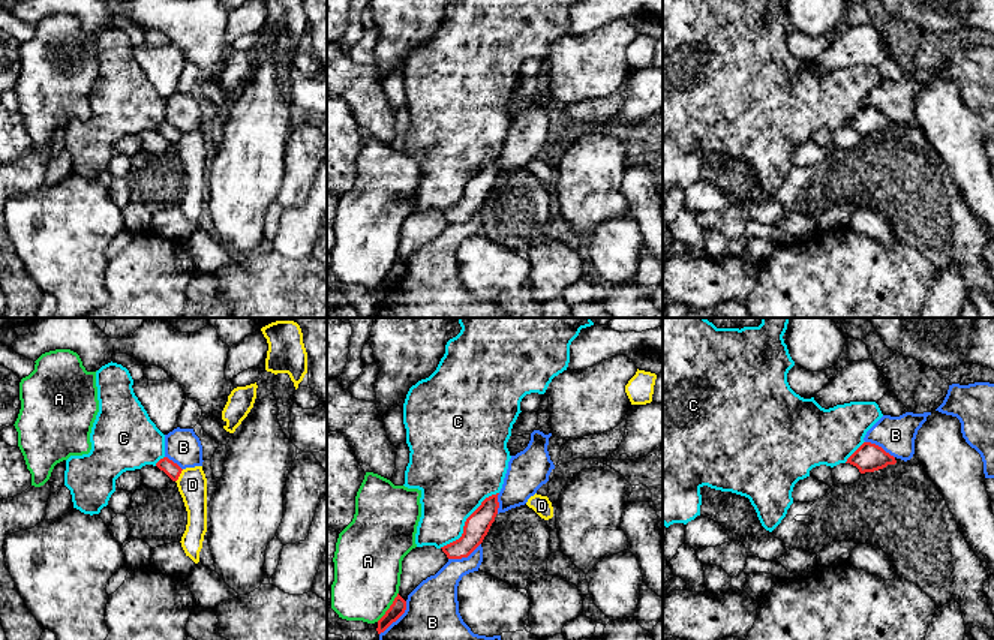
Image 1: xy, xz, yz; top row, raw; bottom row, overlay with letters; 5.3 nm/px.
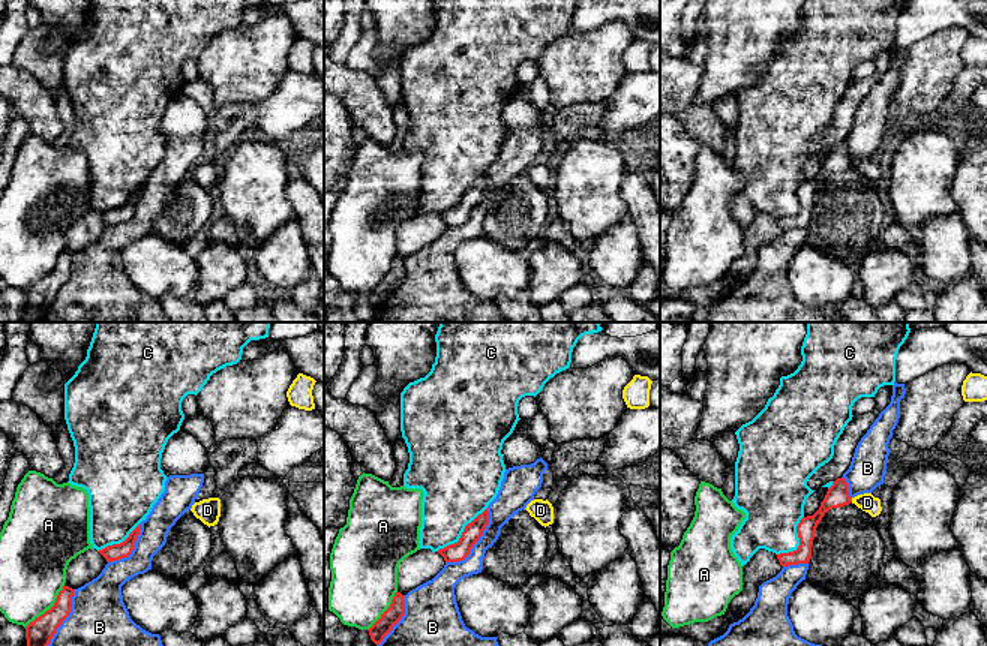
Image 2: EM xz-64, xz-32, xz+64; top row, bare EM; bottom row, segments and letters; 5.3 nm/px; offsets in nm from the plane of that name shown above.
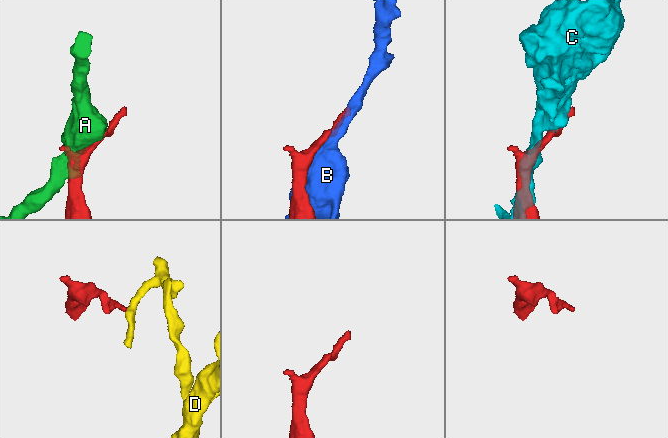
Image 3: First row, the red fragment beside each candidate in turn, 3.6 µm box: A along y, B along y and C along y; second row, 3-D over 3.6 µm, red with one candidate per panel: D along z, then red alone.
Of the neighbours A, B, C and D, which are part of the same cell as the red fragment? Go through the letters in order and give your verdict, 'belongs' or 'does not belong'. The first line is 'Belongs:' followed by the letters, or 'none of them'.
Belongs: none of them
A: does not belong
B: does not belong
C: does not belong
D: does not belong

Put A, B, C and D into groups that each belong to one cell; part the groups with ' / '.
A / B / C / D

